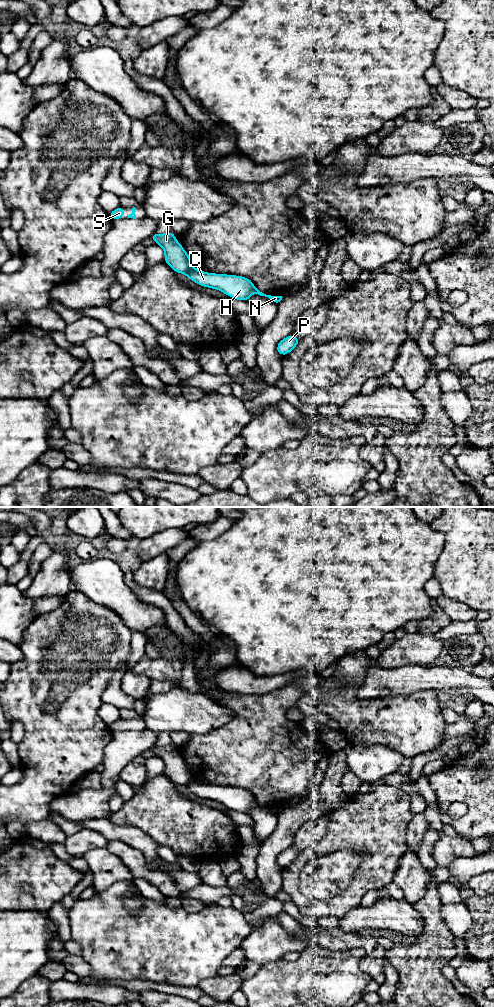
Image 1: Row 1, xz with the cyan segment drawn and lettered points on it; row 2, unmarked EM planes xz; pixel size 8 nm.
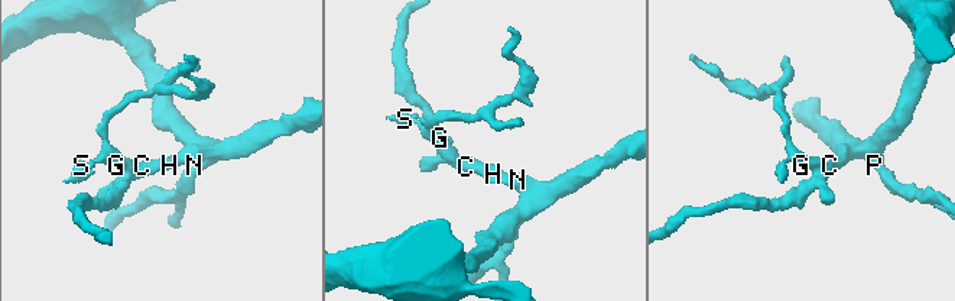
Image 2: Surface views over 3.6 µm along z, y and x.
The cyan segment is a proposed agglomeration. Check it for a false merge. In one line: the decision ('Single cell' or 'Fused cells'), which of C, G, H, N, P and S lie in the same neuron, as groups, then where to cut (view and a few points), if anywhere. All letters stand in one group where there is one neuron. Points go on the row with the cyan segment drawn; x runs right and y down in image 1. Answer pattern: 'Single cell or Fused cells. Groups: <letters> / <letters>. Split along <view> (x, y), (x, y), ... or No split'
Fused cells. Groups: C H N P / G S. Split along xz (192, 266), (184, 273)

